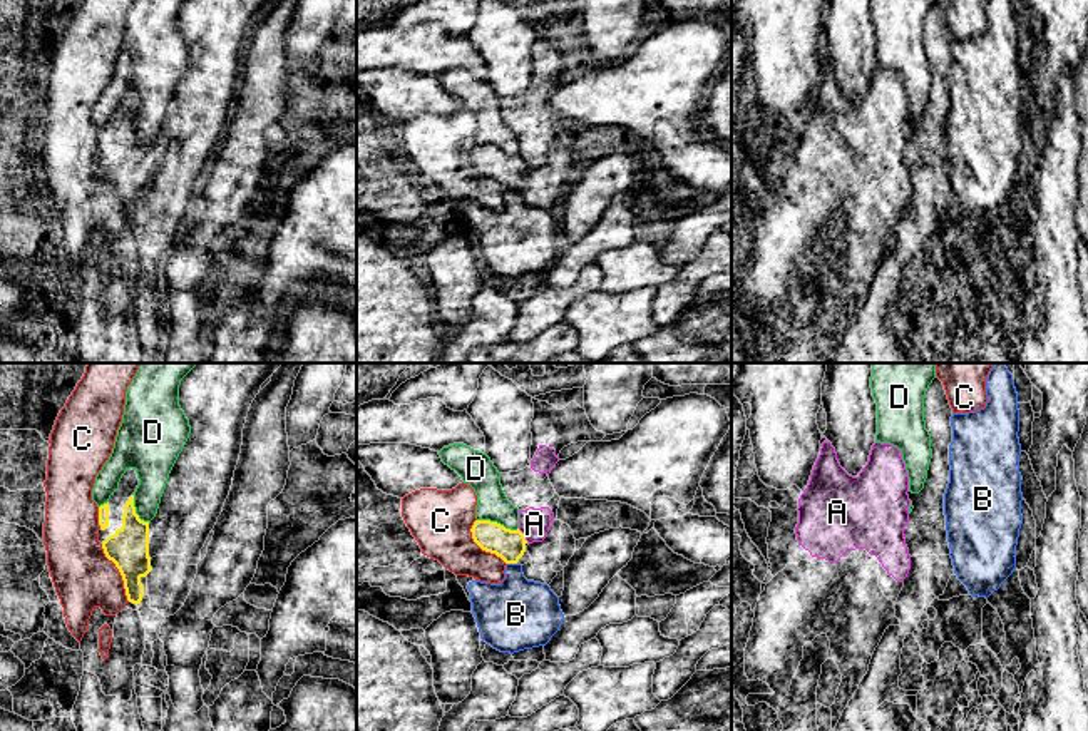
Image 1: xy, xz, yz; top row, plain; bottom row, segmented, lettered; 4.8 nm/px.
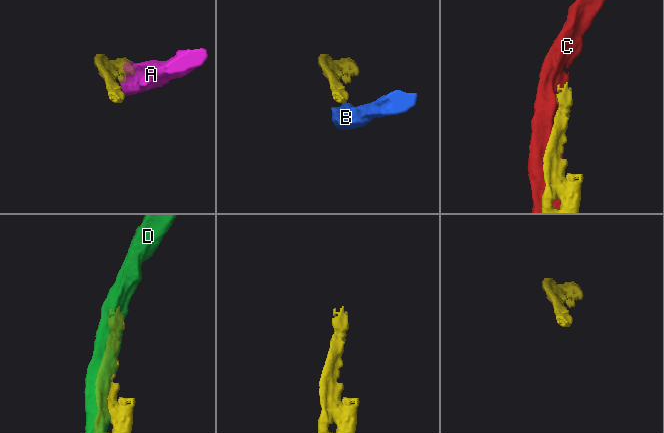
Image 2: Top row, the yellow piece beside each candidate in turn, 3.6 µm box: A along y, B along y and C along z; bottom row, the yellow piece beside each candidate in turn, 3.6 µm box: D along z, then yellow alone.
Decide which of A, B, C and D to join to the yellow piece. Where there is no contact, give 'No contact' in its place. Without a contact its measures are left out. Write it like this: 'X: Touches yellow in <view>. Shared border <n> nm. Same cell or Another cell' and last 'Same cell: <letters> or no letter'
A: Touches yellow in xz. Shared border 80 nm. Another cell
B: Touches yellow in xz. Shared border 50 nm. Another cell
C: Touches yellow in xy. Shared border 320 nm. Another cell
D: Touches yellow in xz. Shared border 200 nm. Another cell
Same cell: no letter

